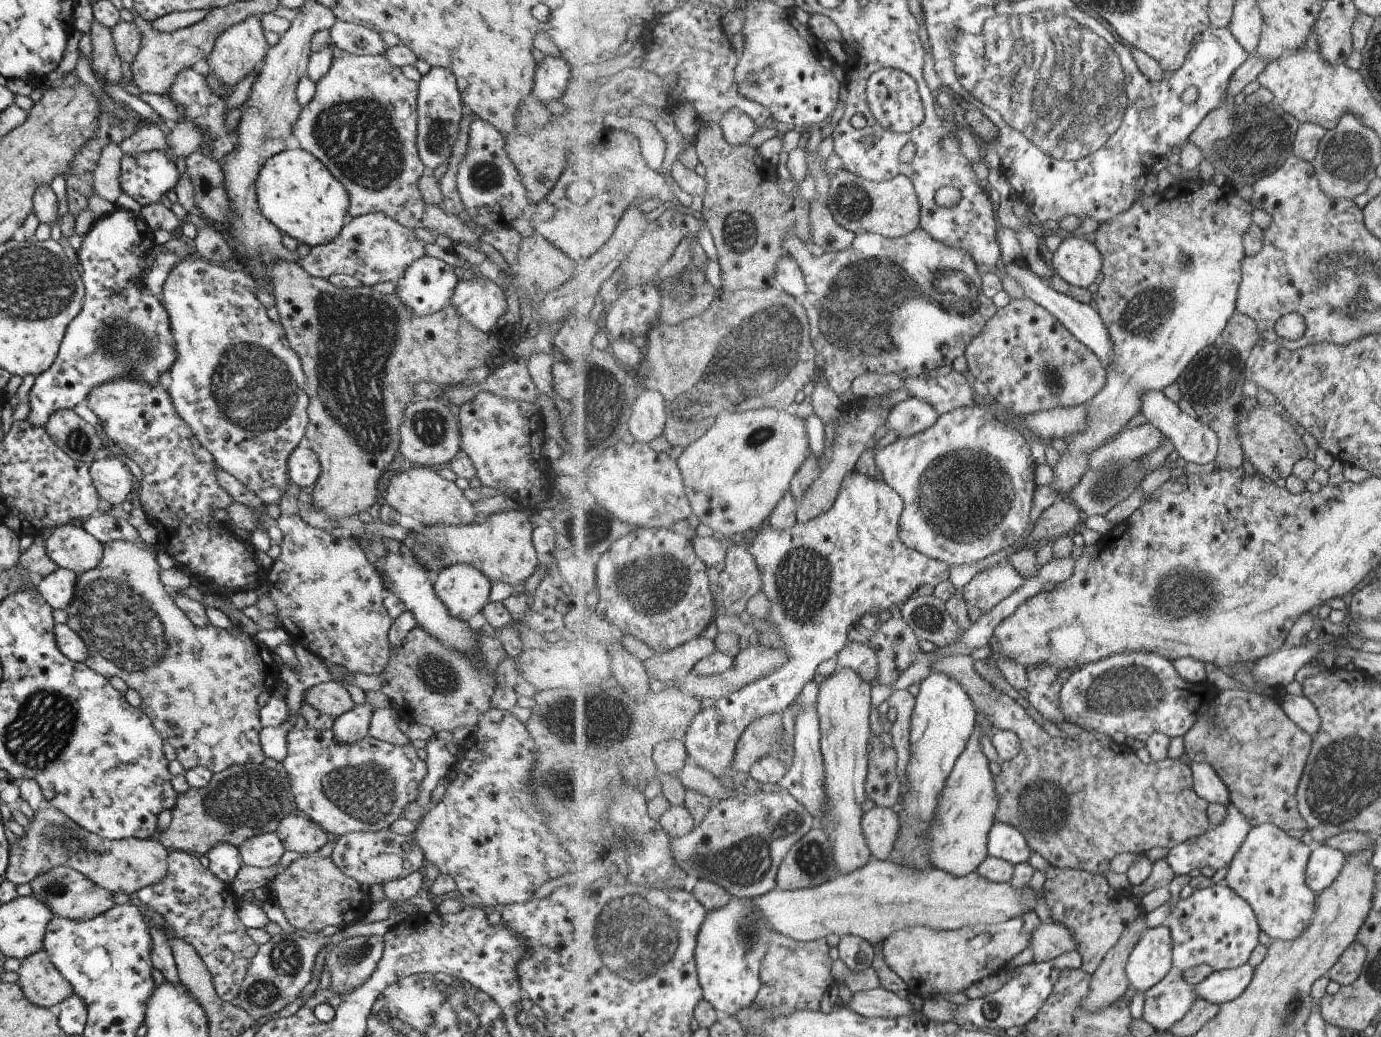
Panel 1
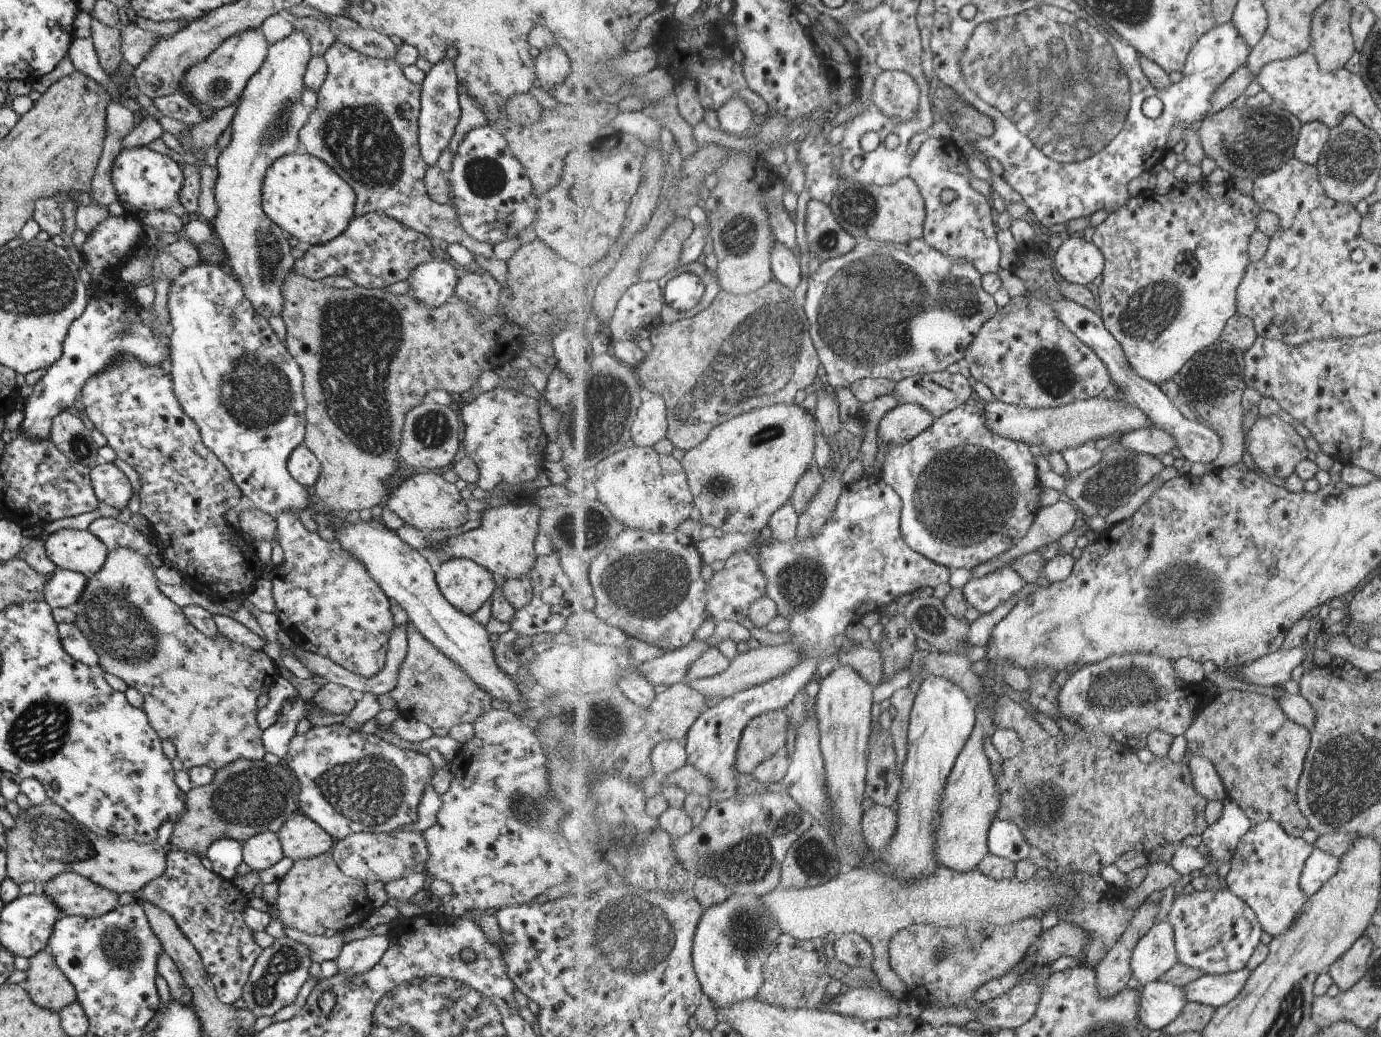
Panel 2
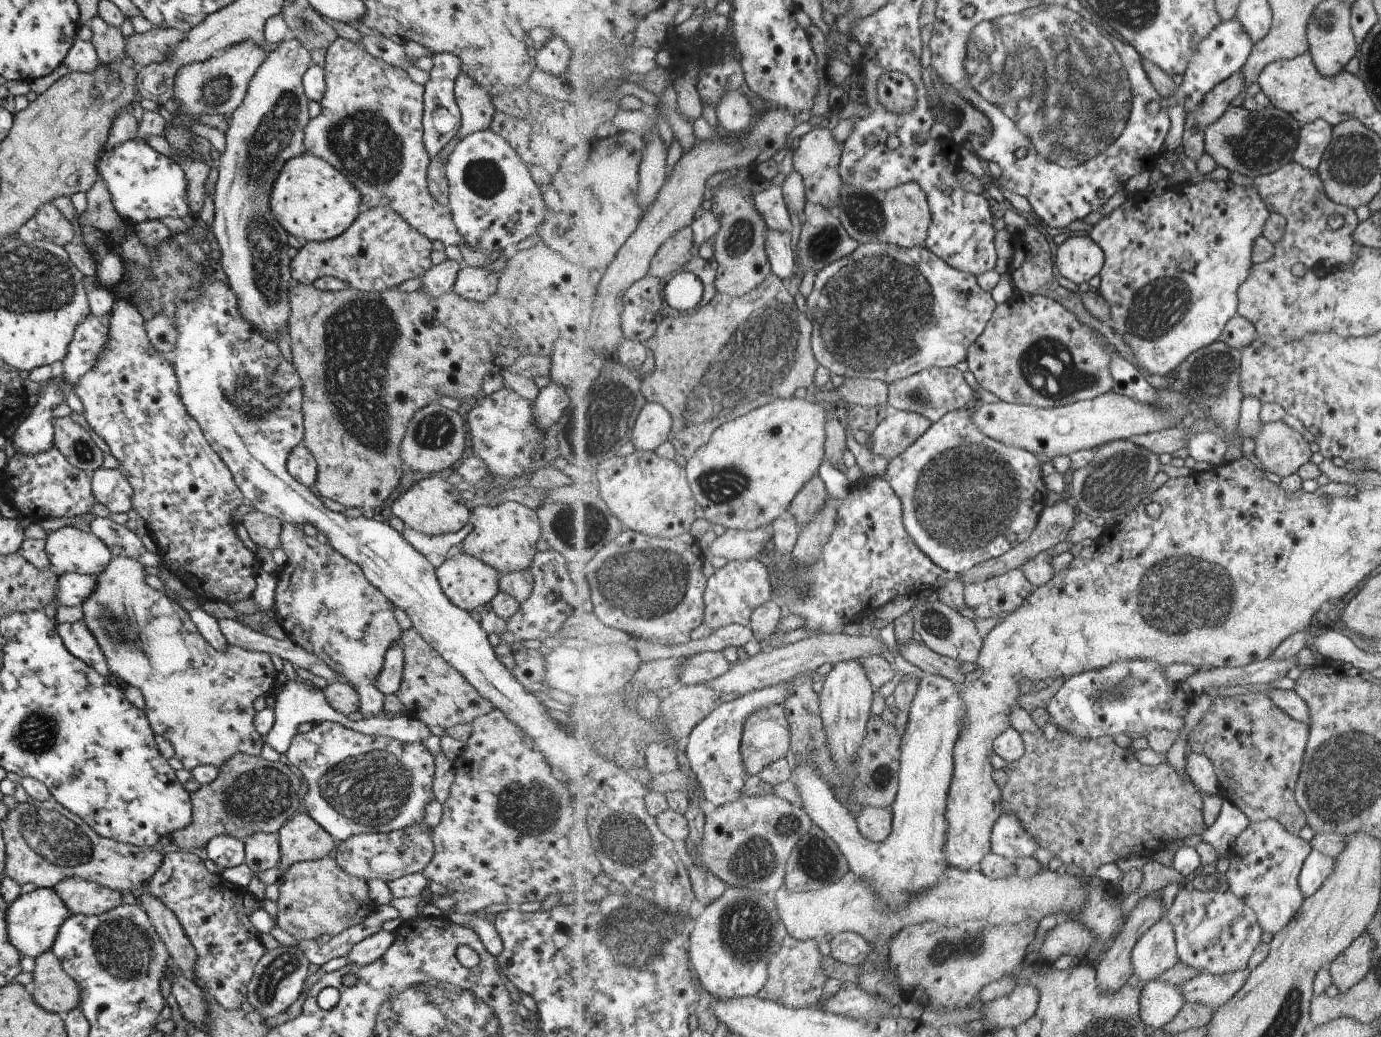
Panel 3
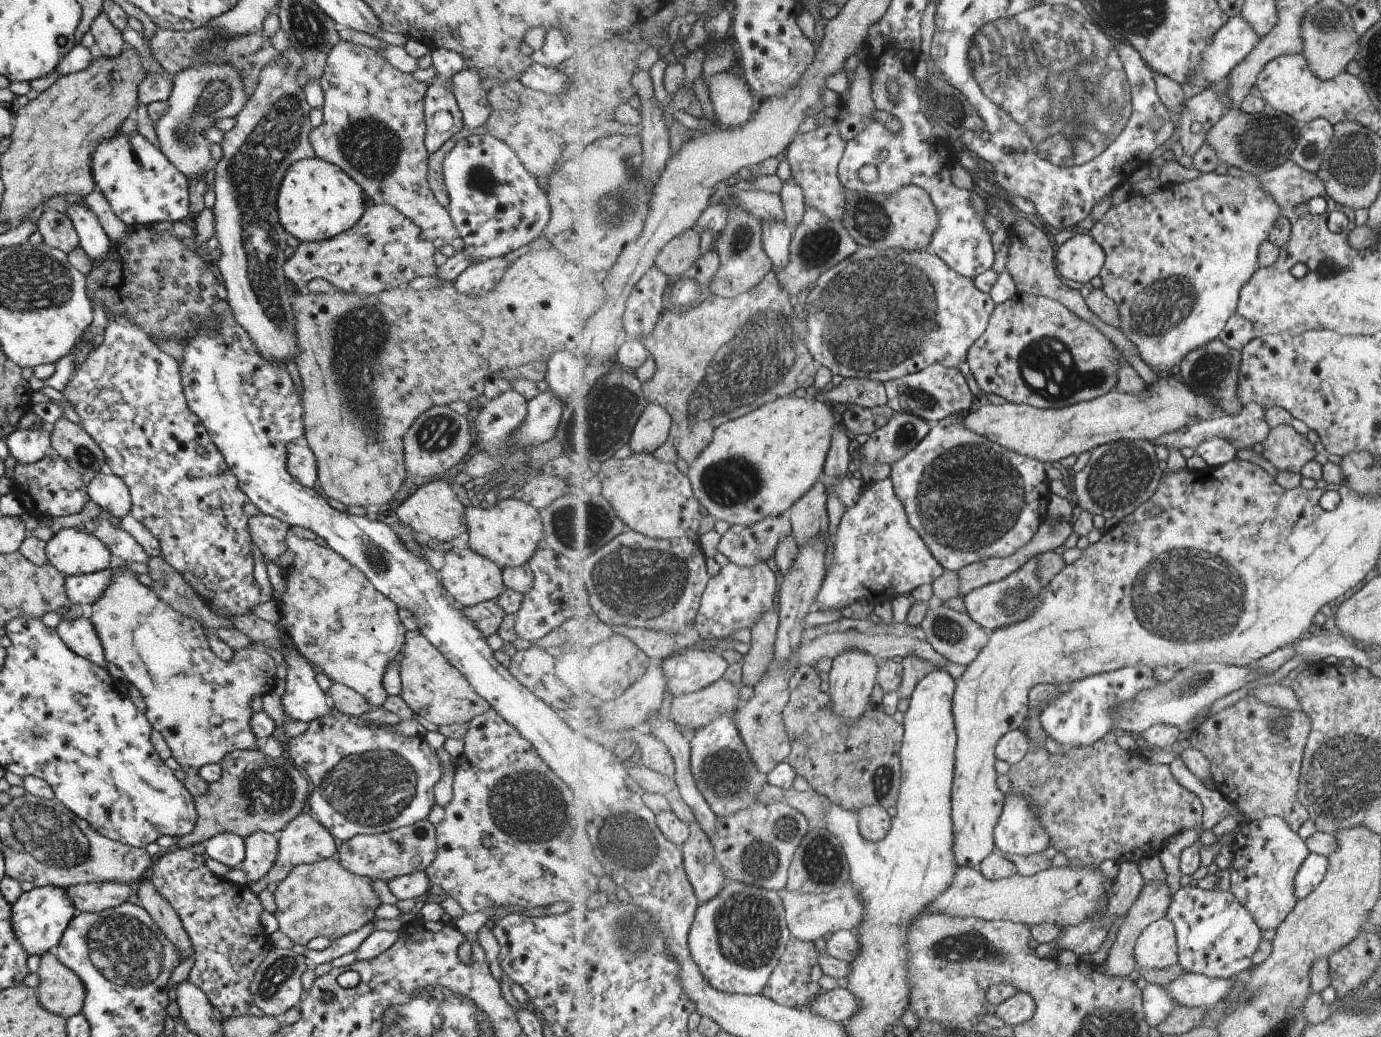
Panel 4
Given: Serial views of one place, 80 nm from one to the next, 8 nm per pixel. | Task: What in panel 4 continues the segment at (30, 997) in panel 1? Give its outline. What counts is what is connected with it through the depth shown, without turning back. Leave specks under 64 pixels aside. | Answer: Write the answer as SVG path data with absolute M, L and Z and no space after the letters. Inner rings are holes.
M43 953L36 970L39 983L35 987L39 1004L64 1019L80 1013L84 988L79 977L64 967L55 955Z

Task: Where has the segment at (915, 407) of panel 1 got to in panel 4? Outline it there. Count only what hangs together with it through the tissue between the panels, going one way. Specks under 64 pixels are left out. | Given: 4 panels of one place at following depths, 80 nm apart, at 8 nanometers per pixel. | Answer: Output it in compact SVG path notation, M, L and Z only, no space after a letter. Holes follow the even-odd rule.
M895 413L895 416L861 446L862 467L877 462L892 465L905 458L929 434L929 424L913 413Z

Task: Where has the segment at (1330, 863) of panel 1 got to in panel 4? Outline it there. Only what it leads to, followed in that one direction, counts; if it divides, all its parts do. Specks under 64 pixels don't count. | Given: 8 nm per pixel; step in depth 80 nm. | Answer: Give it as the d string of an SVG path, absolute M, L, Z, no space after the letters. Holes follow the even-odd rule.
M1310 853L1294 880L1295 894L1299 901L1313 893L1323 882L1329 864L1328 857Z

